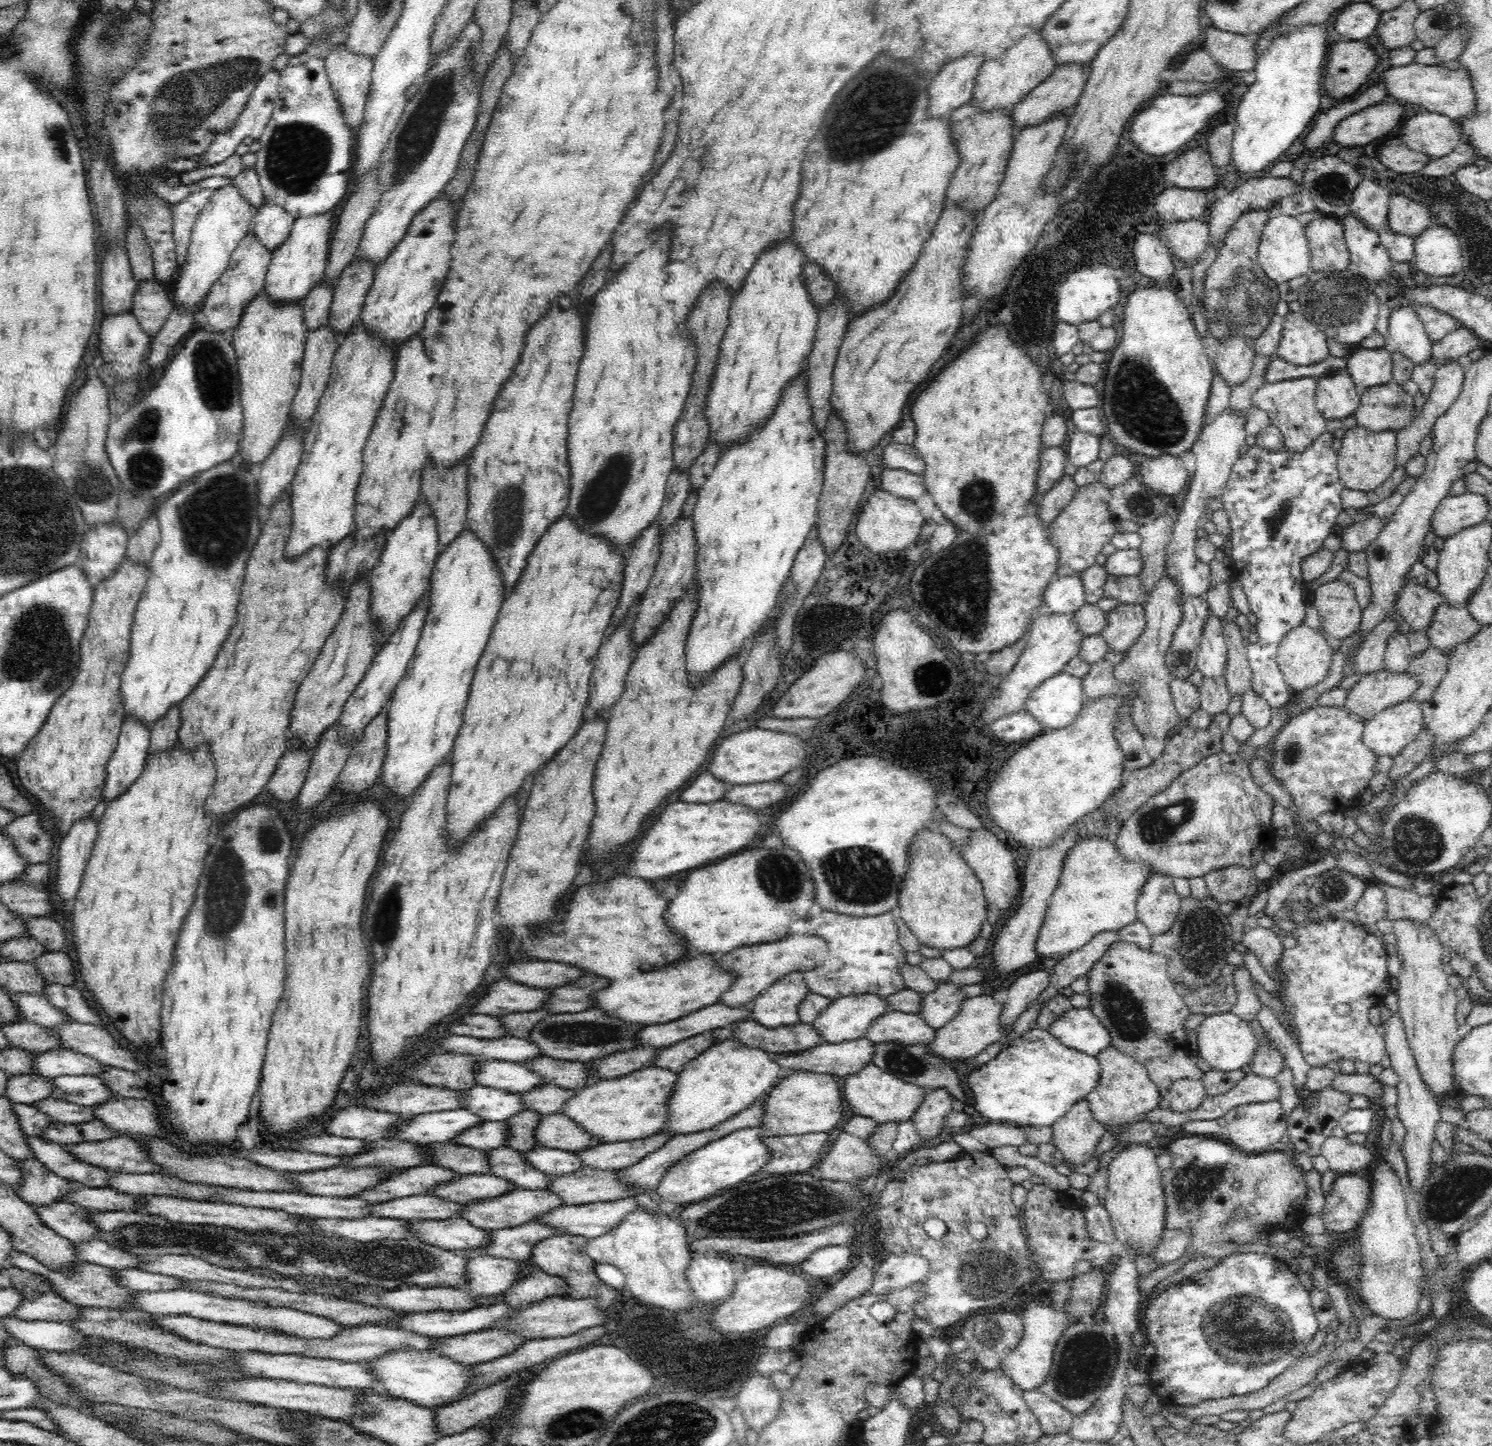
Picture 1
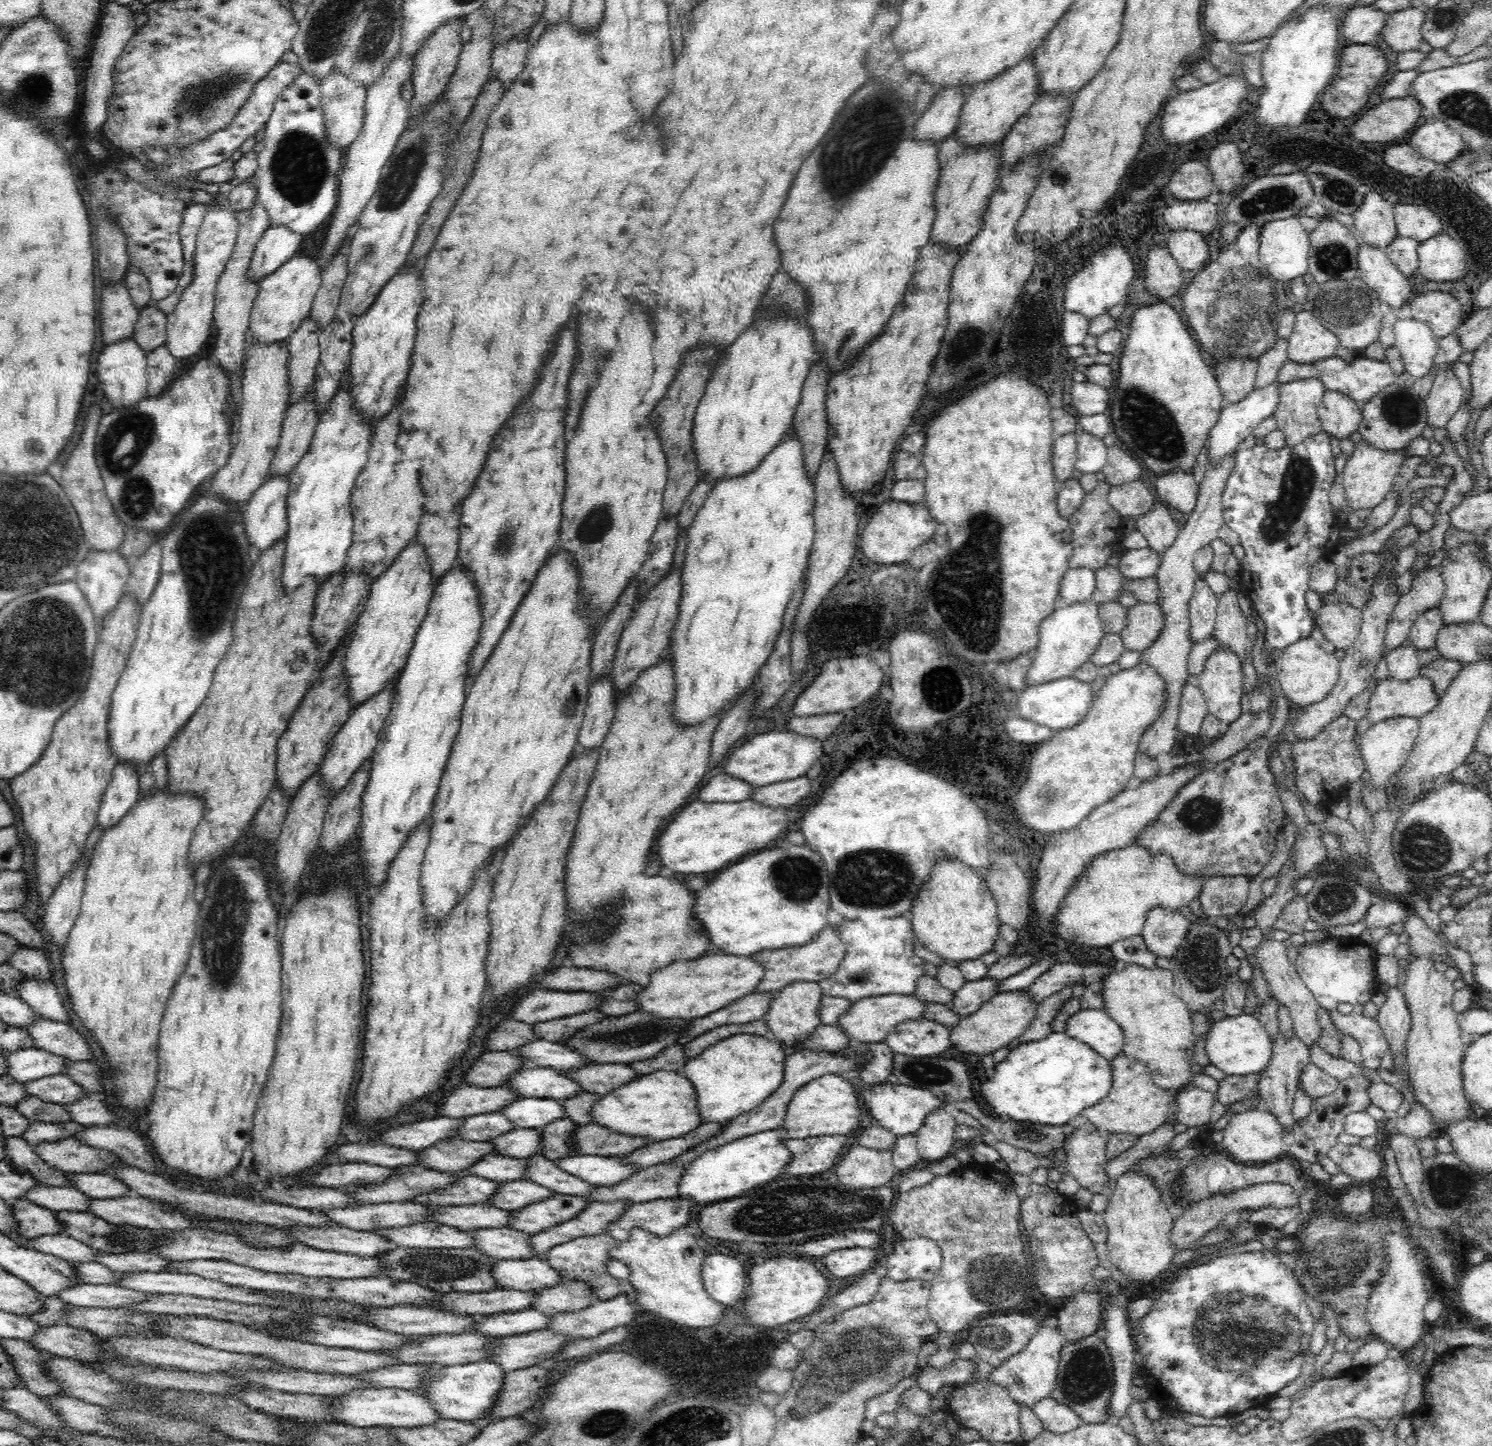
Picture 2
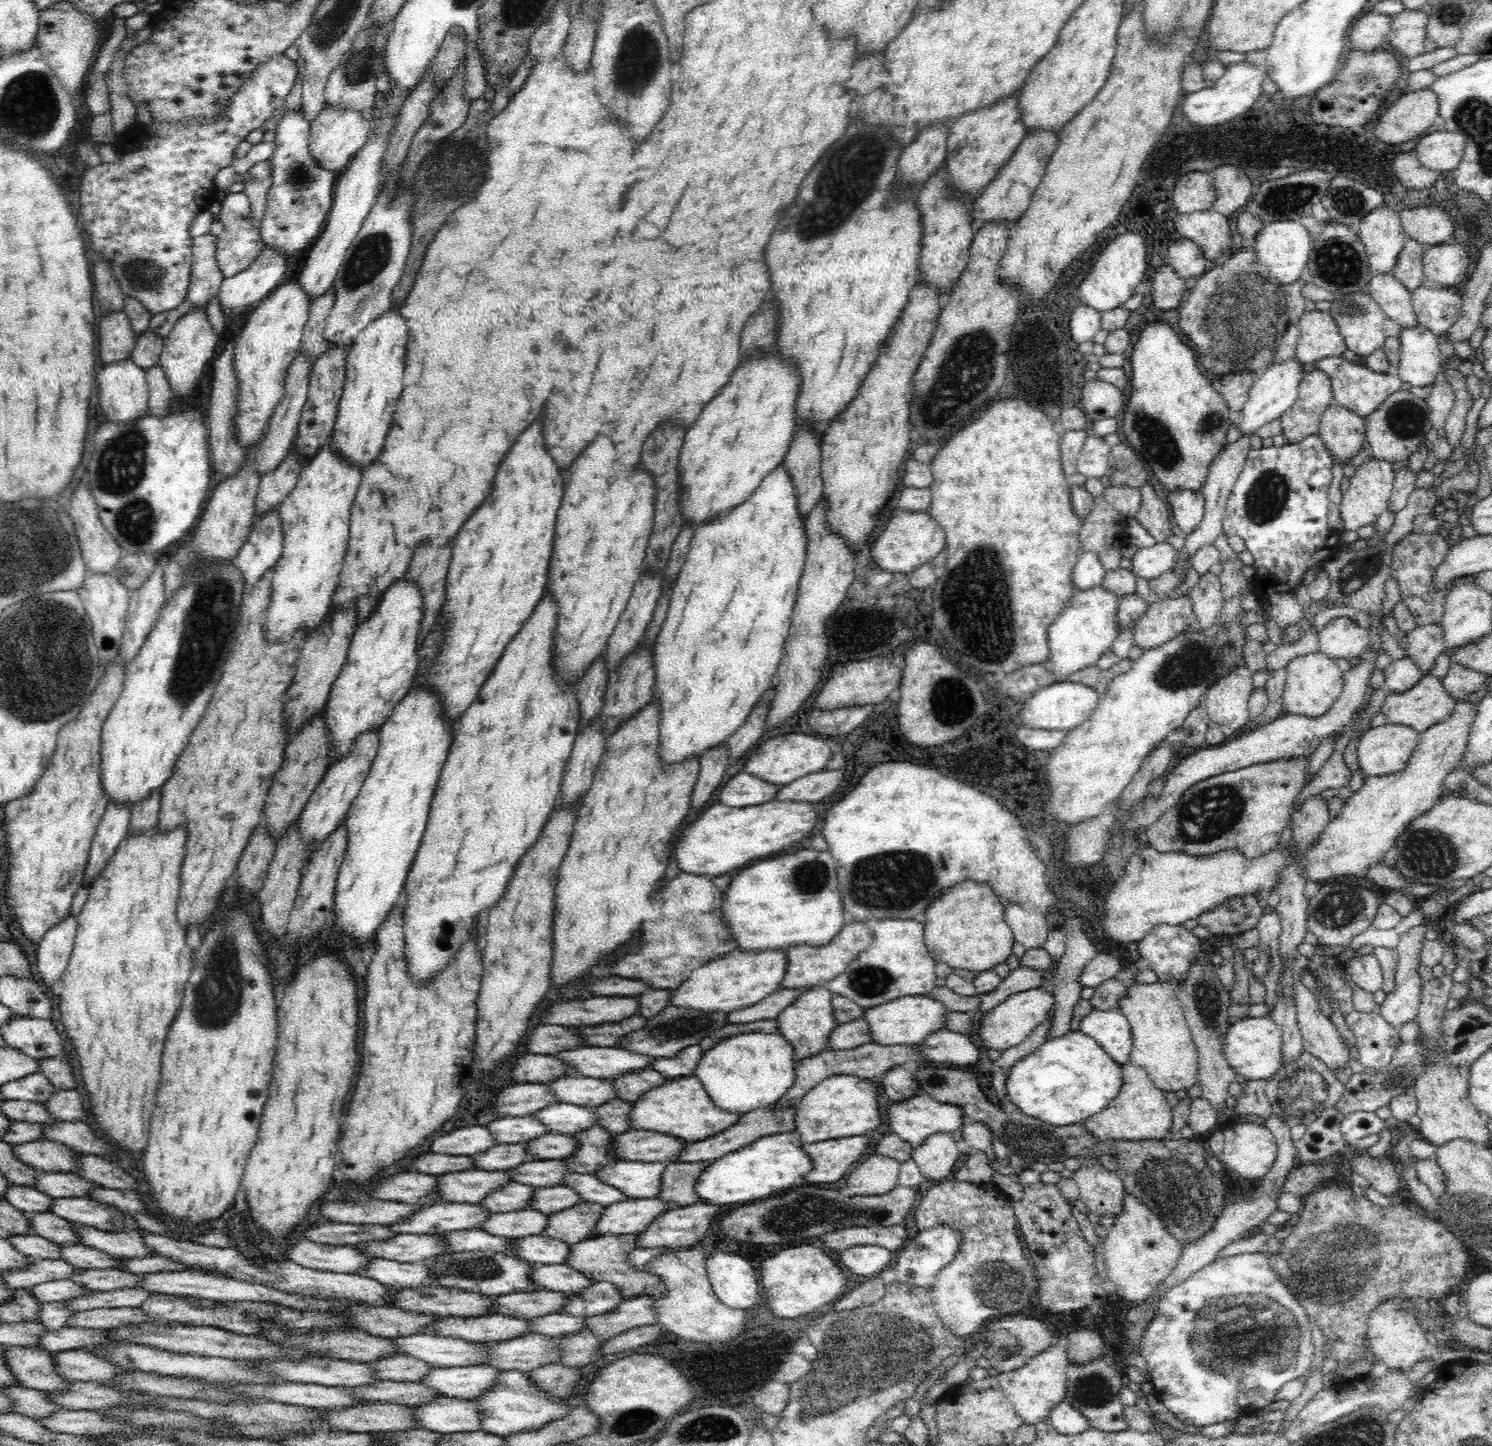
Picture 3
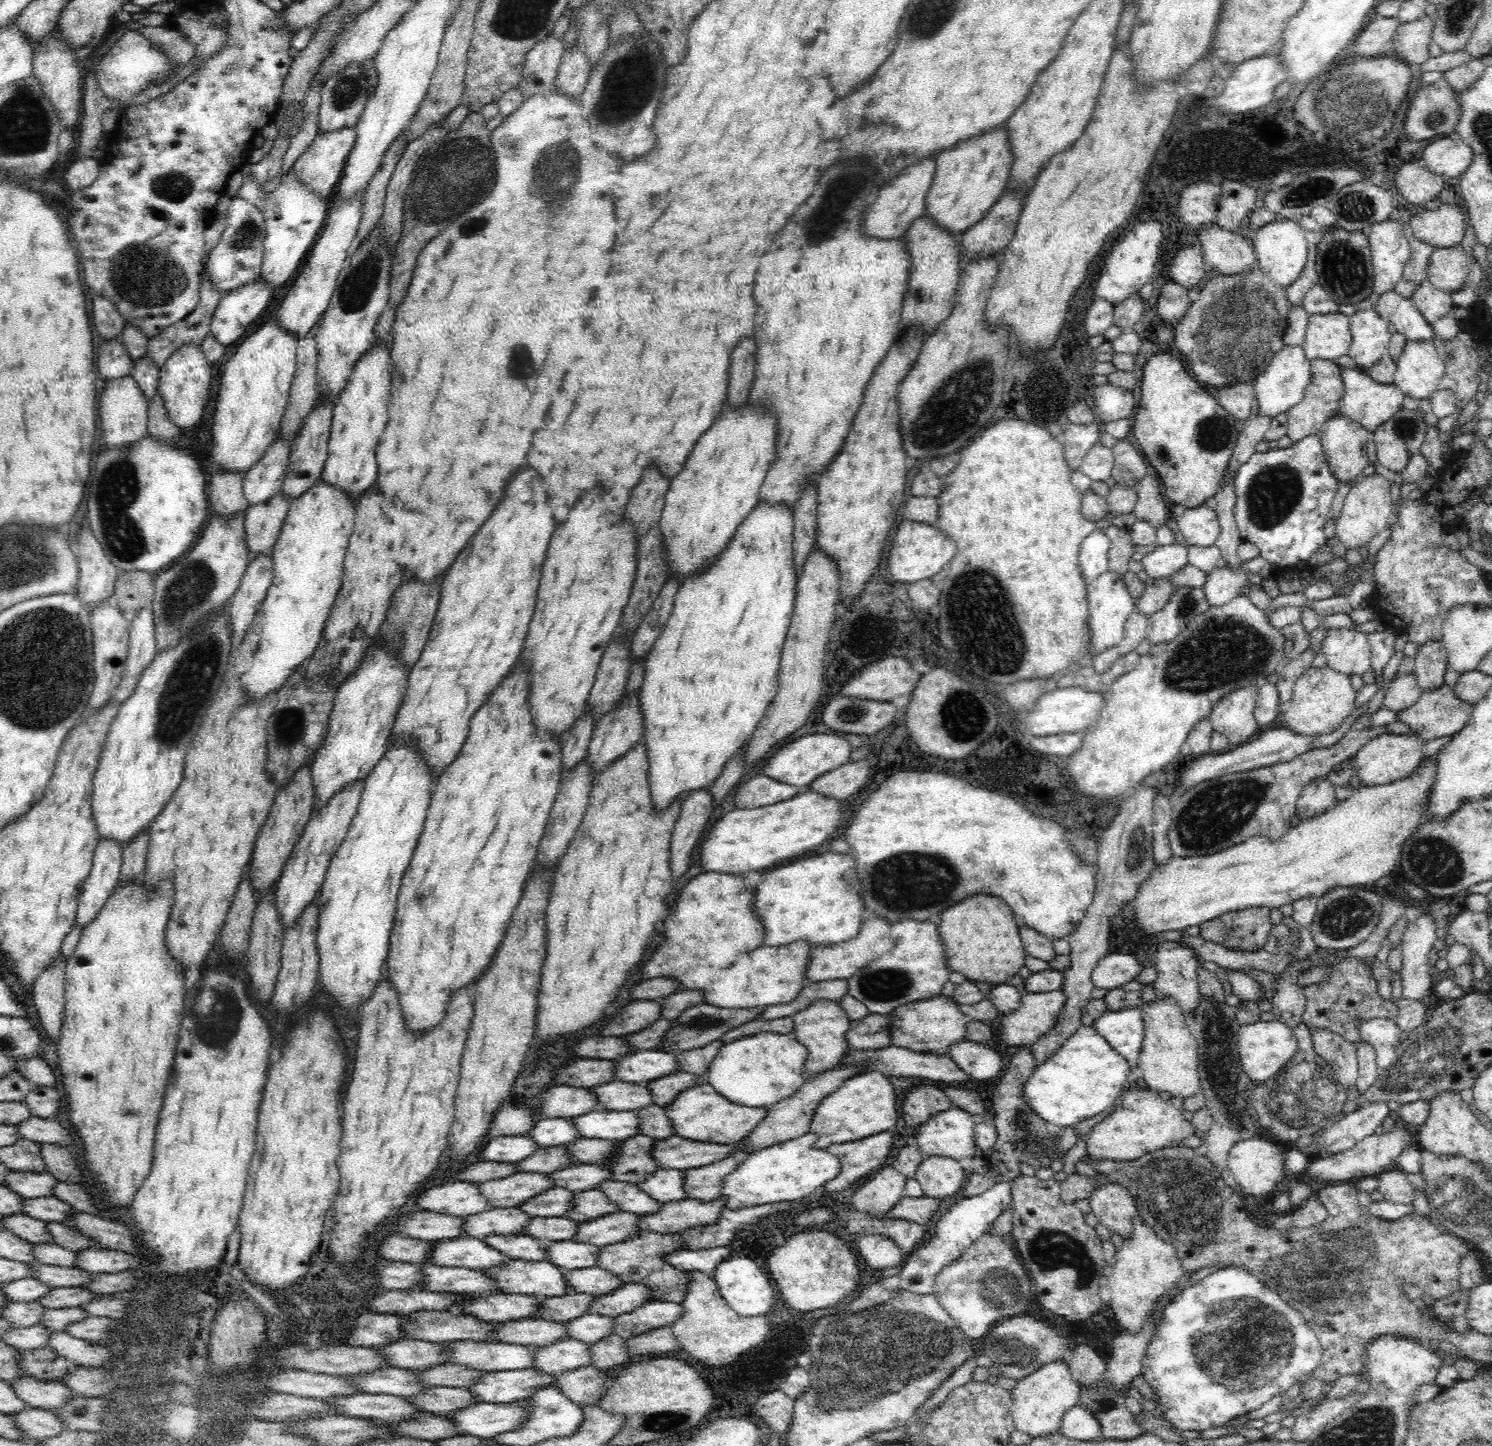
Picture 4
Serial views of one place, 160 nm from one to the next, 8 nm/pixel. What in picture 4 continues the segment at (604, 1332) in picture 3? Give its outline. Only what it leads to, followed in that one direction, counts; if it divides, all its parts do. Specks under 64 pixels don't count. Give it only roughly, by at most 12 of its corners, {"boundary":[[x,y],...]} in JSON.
{"boundary":[[652,1299],[614,1318],[622,1339],[672,1326],[682,1304]]}

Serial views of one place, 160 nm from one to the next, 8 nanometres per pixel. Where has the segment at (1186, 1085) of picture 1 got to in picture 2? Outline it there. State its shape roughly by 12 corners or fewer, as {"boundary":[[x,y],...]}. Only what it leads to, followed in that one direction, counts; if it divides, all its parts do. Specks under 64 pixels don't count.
{"boundary":[[1196,1086],[1173,1094],[1173,1118],[1210,1124],[1214,1094]]}

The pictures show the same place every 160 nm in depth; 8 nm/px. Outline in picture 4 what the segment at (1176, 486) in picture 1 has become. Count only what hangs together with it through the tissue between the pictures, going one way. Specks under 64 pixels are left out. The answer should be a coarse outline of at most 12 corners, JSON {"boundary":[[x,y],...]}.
{"boundary":[[1211,503],[1176,519],[1190,545],[1212,546],[1220,534]]}

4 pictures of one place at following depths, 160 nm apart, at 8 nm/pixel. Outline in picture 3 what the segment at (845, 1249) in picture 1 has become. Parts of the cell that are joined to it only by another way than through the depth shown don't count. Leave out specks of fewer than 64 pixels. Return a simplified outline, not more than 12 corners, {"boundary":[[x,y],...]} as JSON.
{"boundary":[[850,1246],[837,1260],[847,1272],[870,1276],[888,1268],[896,1252]]}

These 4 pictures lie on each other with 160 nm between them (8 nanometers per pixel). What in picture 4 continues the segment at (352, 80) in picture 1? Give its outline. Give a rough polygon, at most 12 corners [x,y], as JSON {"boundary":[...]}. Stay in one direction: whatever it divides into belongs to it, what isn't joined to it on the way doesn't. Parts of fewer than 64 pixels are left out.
{"boundary":[[355,127],[318,133],[293,164],[328,198],[356,142]]}

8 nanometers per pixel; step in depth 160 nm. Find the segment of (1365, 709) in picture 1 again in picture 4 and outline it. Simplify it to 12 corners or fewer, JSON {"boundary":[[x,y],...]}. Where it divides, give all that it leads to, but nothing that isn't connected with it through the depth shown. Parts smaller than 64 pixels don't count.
{"boundary":[[1453,687],[1421,691],[1397,712],[1401,723],[1427,741],[1454,736],[1473,705]]}

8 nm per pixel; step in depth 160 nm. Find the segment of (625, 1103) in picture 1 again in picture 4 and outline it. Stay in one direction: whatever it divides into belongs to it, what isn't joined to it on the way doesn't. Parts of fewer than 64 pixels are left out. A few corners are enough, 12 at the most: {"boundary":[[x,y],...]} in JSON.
{"boundary":[[710,1083],[664,1107],[676,1135],[733,1145],[768,1108],[741,1106]]}

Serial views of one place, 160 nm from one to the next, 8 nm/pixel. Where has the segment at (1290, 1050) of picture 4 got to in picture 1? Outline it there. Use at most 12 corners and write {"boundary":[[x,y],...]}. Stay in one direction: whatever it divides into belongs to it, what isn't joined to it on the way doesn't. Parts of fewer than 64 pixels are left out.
{"boundary":[[1231,1012],[1206,1015],[1199,1056],[1216,1070],[1254,1058],[1248,1022]]}

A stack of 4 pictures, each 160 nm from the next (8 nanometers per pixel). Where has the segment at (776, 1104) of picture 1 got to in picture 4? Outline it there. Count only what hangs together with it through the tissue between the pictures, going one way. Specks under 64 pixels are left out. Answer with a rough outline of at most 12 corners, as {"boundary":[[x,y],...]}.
{"boundary":[[860,1072],[814,1110],[814,1146],[894,1130],[894,1086]]}

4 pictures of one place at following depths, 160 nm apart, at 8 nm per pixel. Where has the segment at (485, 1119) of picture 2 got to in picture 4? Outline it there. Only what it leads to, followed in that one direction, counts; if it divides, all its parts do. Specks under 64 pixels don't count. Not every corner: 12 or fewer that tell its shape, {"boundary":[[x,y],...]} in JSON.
{"boundary":[[544,1117],[527,1132],[536,1146],[580,1138],[570,1118]]}

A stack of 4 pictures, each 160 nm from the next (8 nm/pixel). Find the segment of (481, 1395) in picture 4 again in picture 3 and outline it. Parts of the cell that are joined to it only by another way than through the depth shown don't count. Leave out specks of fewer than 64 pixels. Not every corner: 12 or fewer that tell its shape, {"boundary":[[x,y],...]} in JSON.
{"boundary":[[432,1367],[419,1384],[470,1399],[496,1386],[500,1369]]}

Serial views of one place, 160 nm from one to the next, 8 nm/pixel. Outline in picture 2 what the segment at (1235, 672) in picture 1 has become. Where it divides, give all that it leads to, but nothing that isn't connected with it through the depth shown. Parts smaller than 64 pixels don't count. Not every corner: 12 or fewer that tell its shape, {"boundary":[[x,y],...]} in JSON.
{"boundary":[[1238,590],[1218,596],[1213,636],[1246,661],[1247,618]]}

